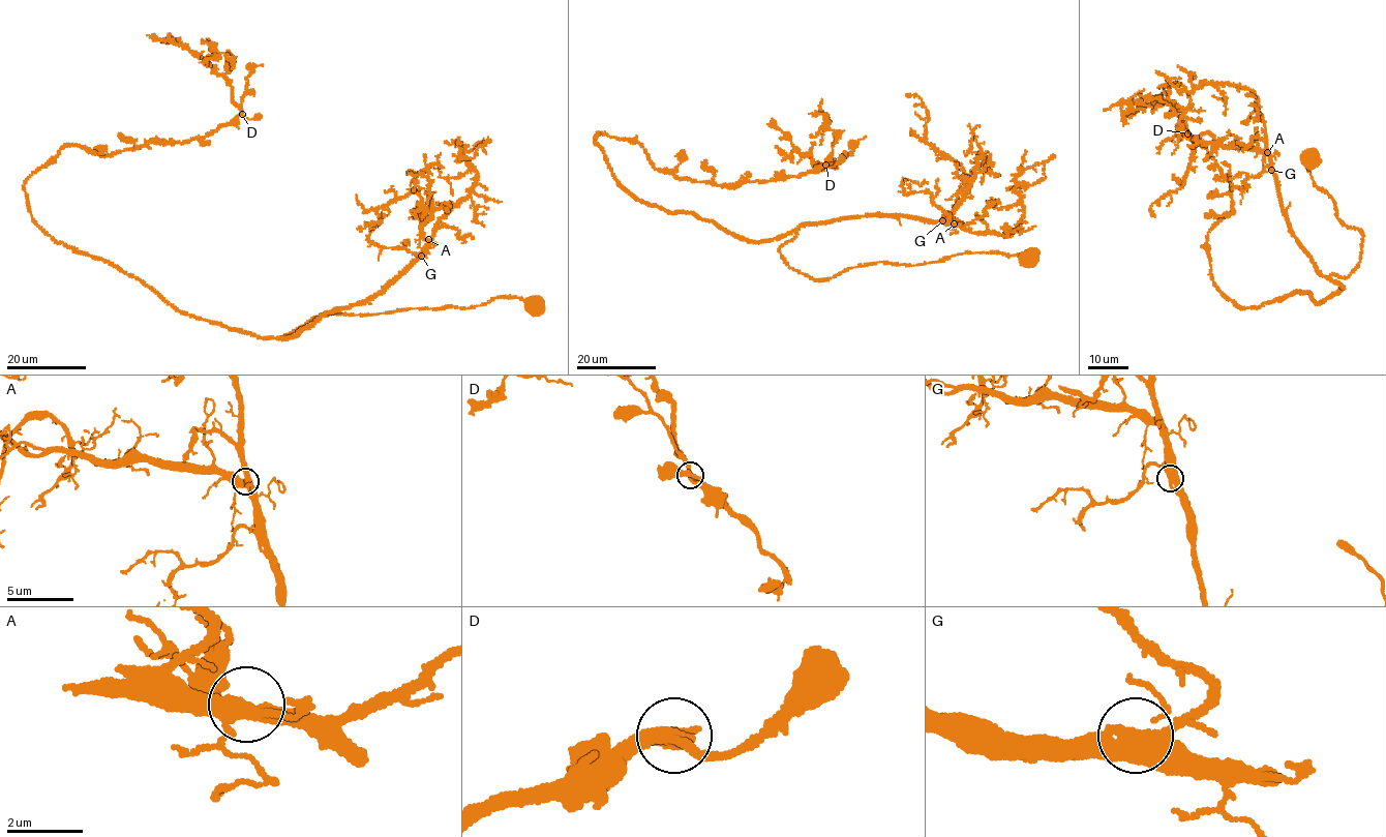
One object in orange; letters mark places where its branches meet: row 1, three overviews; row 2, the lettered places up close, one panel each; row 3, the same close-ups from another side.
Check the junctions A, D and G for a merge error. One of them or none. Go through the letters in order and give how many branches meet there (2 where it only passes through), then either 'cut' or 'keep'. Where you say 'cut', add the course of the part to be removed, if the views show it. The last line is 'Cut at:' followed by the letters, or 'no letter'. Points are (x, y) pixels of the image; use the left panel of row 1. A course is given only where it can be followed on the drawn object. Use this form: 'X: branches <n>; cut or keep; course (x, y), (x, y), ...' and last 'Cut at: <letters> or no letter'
A: branches 3; keep
D: branches 3; keep
G: branches 3; keep
Cut at: no letter

